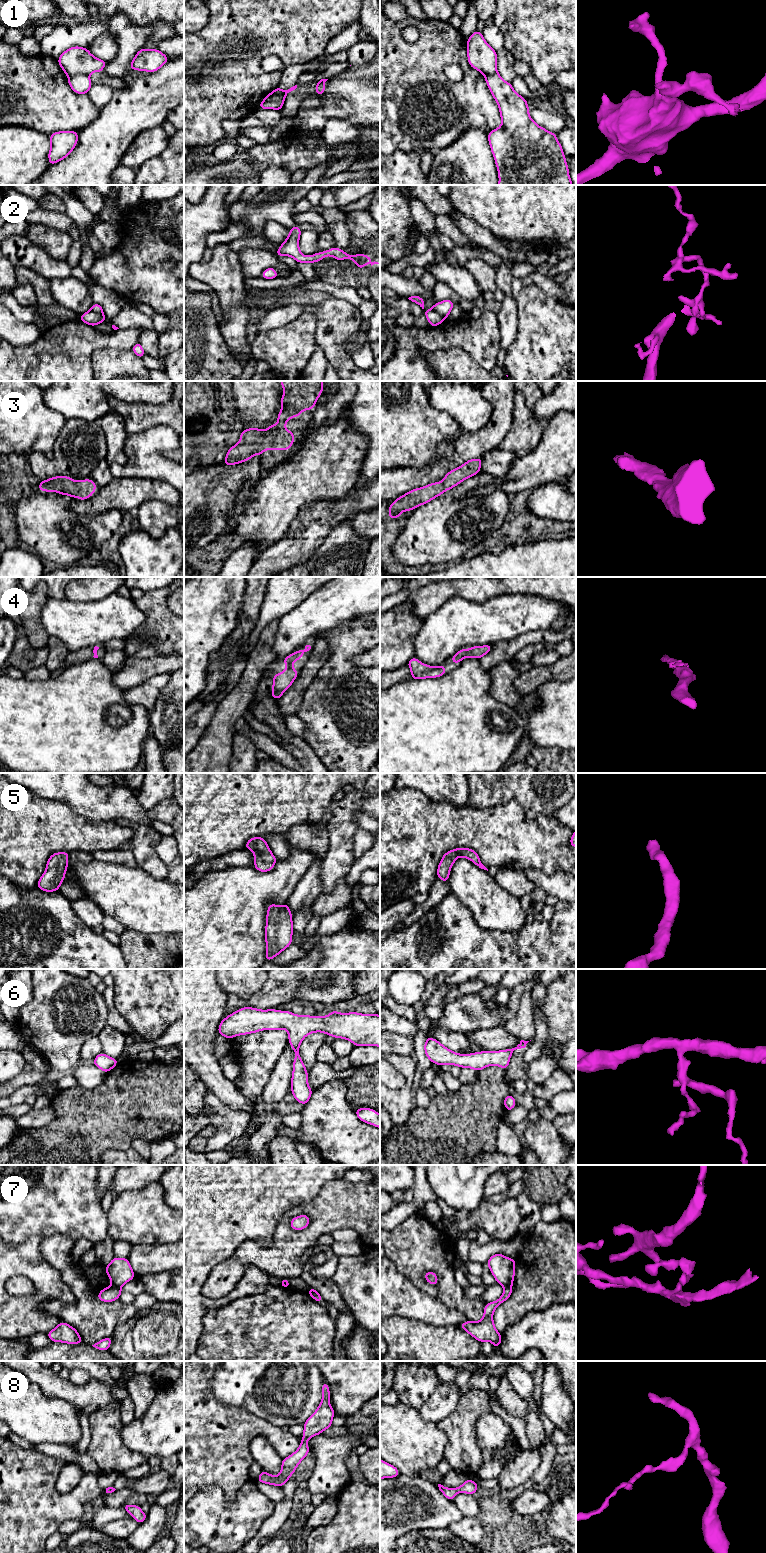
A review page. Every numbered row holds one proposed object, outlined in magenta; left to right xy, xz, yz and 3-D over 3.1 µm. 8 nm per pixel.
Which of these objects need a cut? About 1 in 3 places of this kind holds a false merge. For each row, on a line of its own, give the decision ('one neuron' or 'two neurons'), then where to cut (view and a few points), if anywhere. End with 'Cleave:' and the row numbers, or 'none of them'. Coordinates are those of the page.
1: two neurons; cut xz (284, 99), (281, 95), (271, 95), (263, 101)
2: two neurons; cut yz (431, 309), (445, 318)
3: one neuron; cut none
4: one neuron; cut none
5: one neuron; cut none
6: one neuron; cut none
7: two neurons; cut xy (112, 1284), (120, 1287)
8: one neuron; cut none
Cleave: 1, 2, 7

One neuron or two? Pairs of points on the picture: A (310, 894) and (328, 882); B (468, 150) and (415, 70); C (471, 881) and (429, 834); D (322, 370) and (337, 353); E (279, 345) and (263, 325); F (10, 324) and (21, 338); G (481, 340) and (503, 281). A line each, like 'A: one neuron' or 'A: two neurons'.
A: two neurons
B: two neurons
C: two neurons
D: two neurons
E: two neurons
F: one neuron
G: two neurons

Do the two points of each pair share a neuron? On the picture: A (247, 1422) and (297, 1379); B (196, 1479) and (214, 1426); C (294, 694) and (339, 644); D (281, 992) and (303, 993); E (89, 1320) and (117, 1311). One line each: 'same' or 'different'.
A: different
B: same
C: different
D: different
E: same

